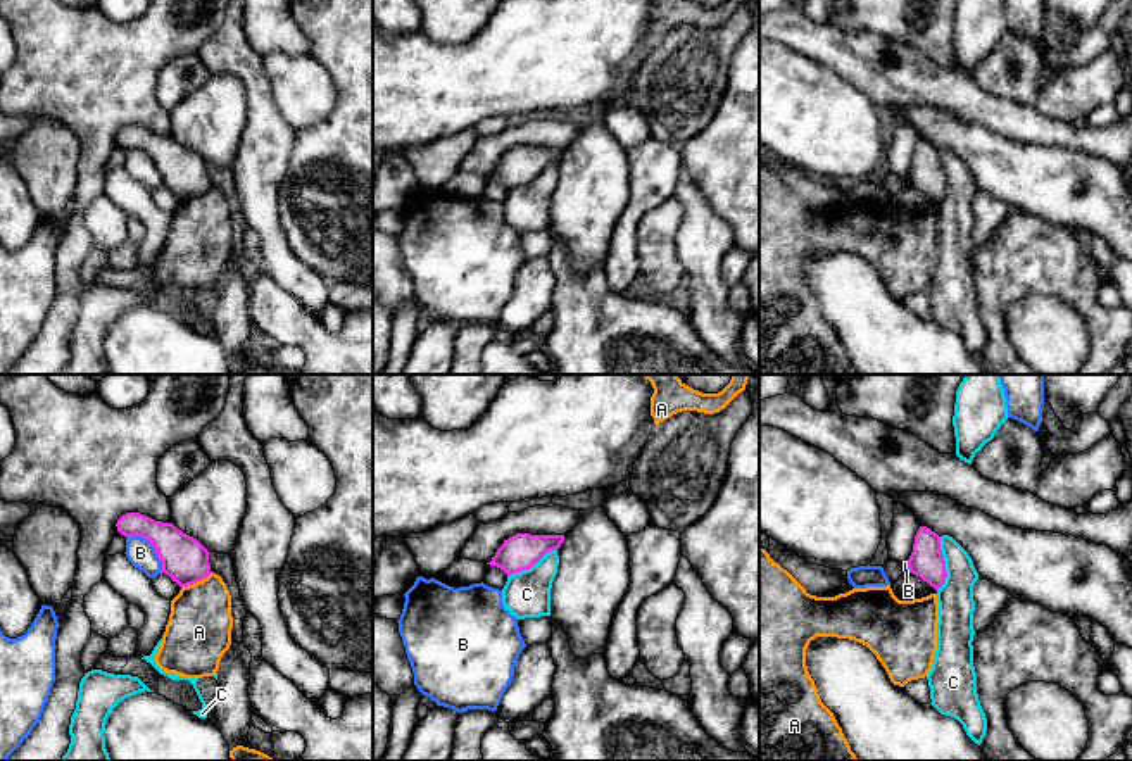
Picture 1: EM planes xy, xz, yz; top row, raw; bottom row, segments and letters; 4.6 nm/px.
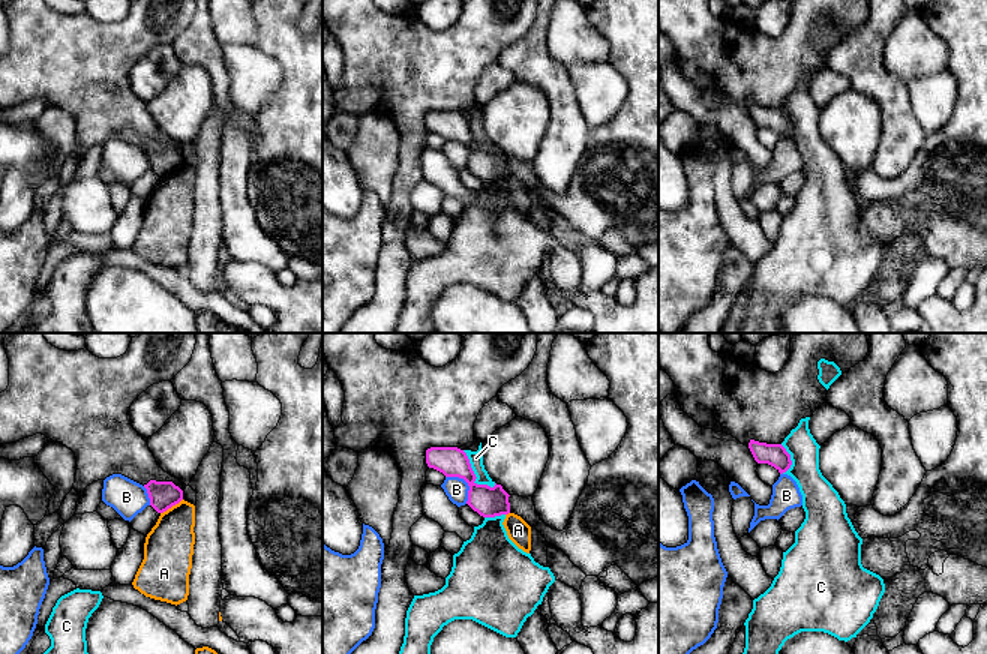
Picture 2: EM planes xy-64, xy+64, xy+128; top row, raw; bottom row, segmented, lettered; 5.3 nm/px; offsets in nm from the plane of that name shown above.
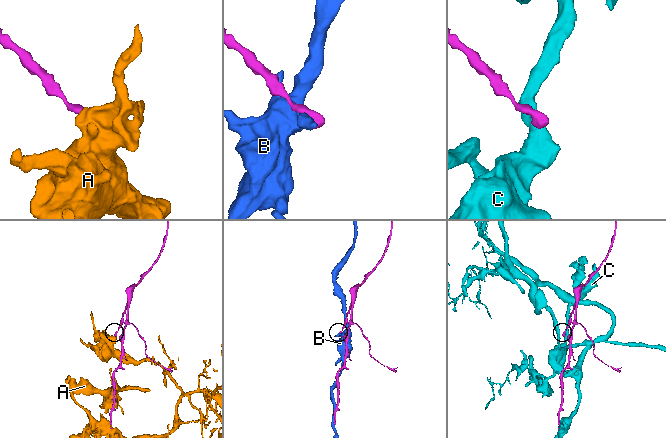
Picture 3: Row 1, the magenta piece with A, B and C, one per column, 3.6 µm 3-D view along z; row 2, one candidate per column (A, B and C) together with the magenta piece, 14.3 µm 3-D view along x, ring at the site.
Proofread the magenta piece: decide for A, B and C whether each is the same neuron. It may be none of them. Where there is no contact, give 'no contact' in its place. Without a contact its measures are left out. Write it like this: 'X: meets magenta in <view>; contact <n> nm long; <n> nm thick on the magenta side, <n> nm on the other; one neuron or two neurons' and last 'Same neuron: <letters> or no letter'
A: meets magenta in xy; contact 170 nm long; 220 nm thick on the magenta side, 300 nm on the other; two neurons
B: meets magenta in xy; contact 240 nm long; 220 nm thick on the magenta side, 140 nm on the other; two neurons
C: meets magenta in yz; contact 260 nm long; 160 nm thick on the magenta side, 170 nm on the other; two neurons
Same neuron: no letter

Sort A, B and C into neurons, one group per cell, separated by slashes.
A / B / C

